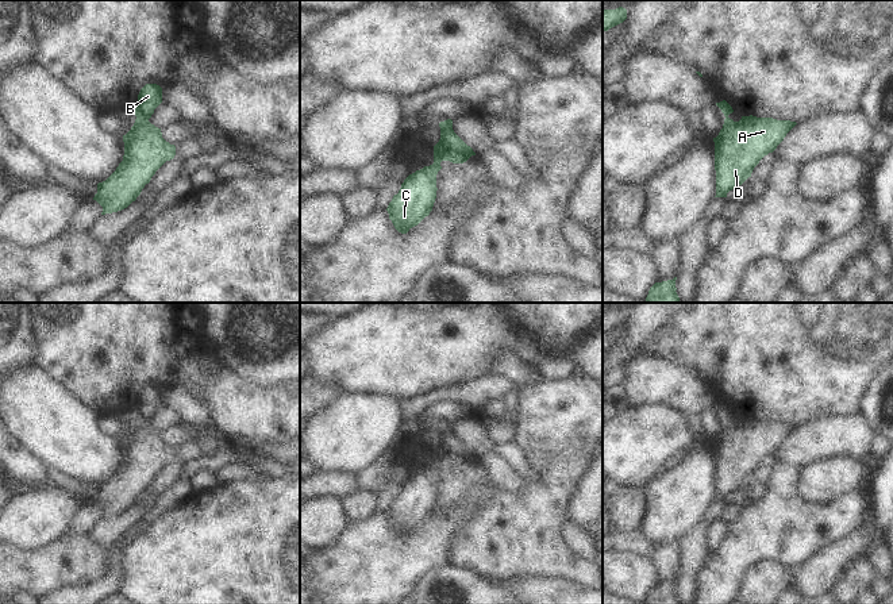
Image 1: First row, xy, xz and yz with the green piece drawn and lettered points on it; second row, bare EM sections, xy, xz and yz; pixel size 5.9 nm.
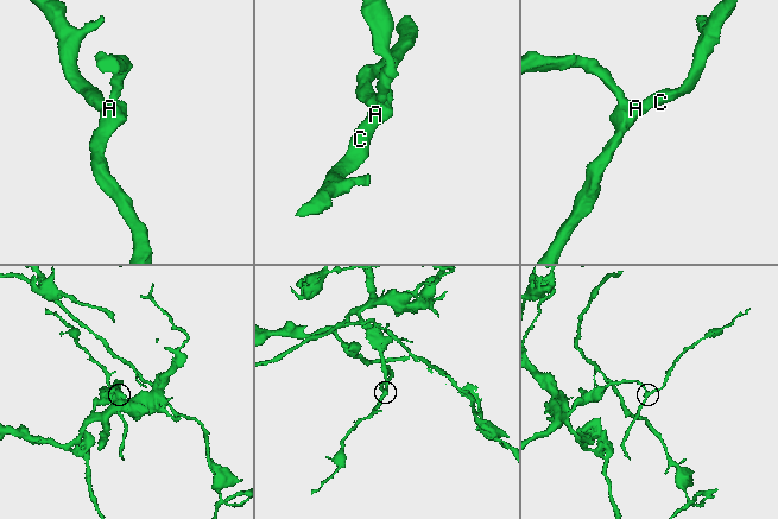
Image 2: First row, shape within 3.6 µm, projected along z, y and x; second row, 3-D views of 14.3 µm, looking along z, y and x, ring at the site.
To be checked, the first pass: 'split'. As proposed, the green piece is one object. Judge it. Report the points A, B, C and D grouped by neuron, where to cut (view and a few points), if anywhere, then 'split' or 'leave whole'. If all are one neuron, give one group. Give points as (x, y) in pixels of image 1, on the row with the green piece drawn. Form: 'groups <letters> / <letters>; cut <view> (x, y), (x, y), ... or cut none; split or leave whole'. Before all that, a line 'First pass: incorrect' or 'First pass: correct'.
First pass: correct
groups A C D / B; cut xy (137, 116), (147, 120); split

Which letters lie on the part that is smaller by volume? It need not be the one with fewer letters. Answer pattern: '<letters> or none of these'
A, C, D

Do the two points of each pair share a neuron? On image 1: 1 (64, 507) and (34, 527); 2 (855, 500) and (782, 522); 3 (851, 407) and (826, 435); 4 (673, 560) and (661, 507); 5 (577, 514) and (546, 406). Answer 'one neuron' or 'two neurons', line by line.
1: one neuron
2: one neuron
3: two neurons
4: two neurons
5: two neurons

